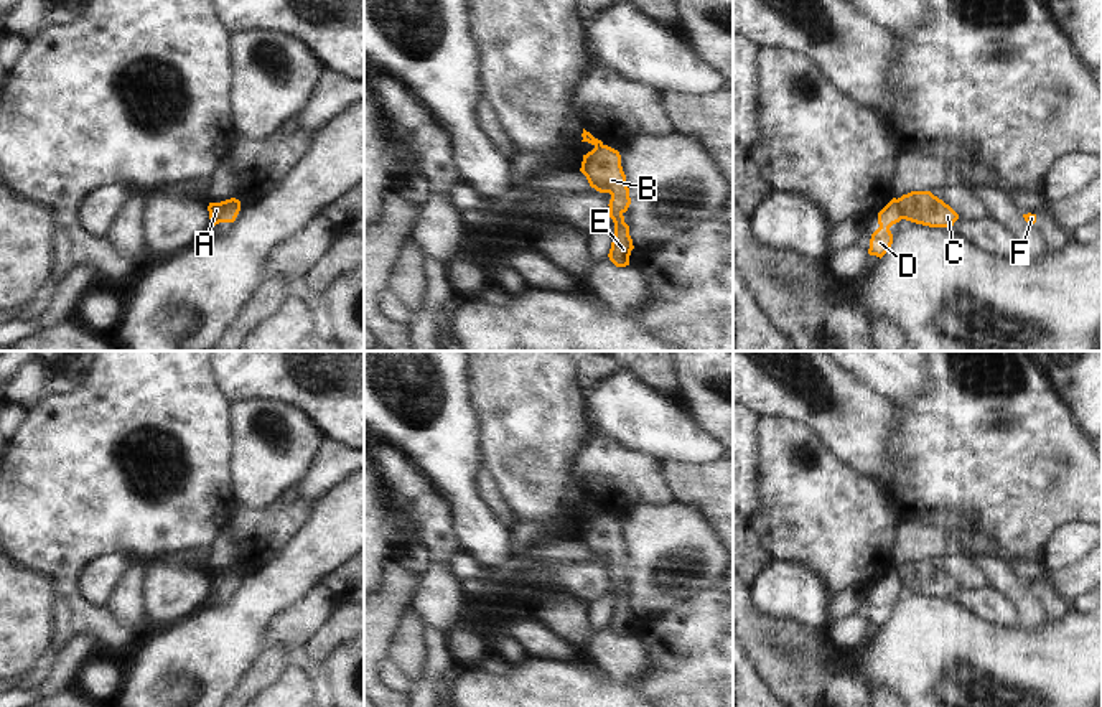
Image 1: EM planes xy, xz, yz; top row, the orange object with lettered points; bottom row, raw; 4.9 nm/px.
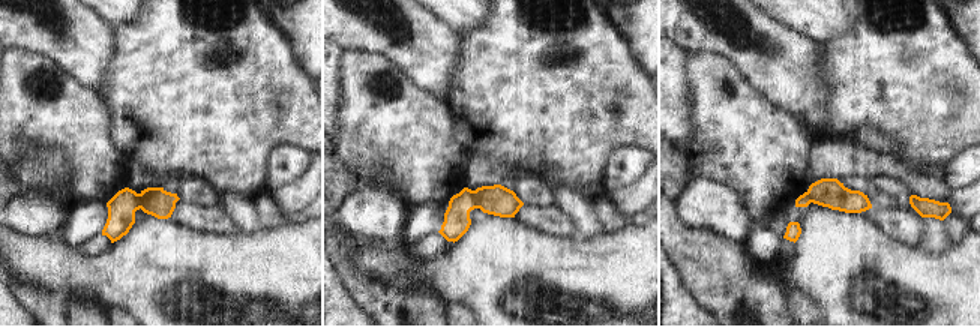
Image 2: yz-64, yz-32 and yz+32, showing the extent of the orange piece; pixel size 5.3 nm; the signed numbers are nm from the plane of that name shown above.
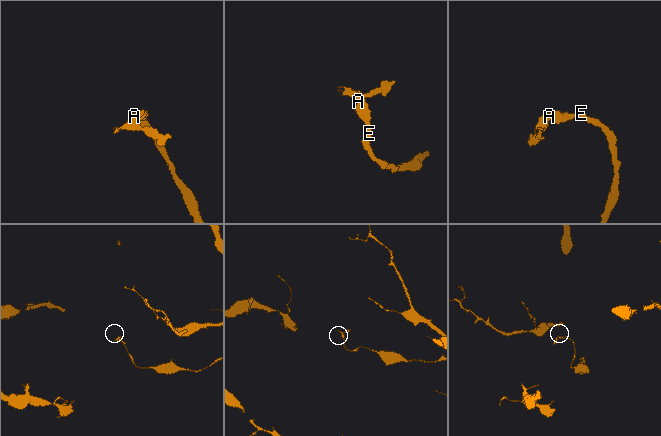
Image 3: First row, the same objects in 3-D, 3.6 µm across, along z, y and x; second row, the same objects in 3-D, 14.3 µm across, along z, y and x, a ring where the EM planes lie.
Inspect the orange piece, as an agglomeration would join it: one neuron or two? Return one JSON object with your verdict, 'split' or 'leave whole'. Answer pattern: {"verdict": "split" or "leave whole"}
{"verdict": "split"}

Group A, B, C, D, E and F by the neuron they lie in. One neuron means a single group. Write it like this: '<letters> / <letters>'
A D / B C E F

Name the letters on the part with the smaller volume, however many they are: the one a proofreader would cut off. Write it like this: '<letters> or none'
A, D

